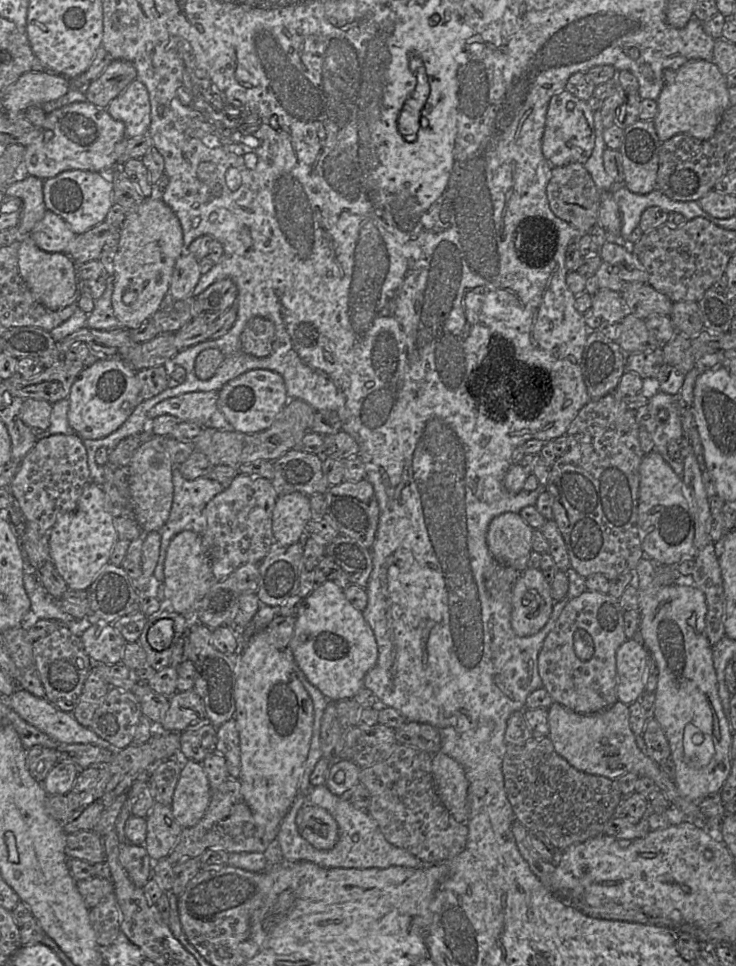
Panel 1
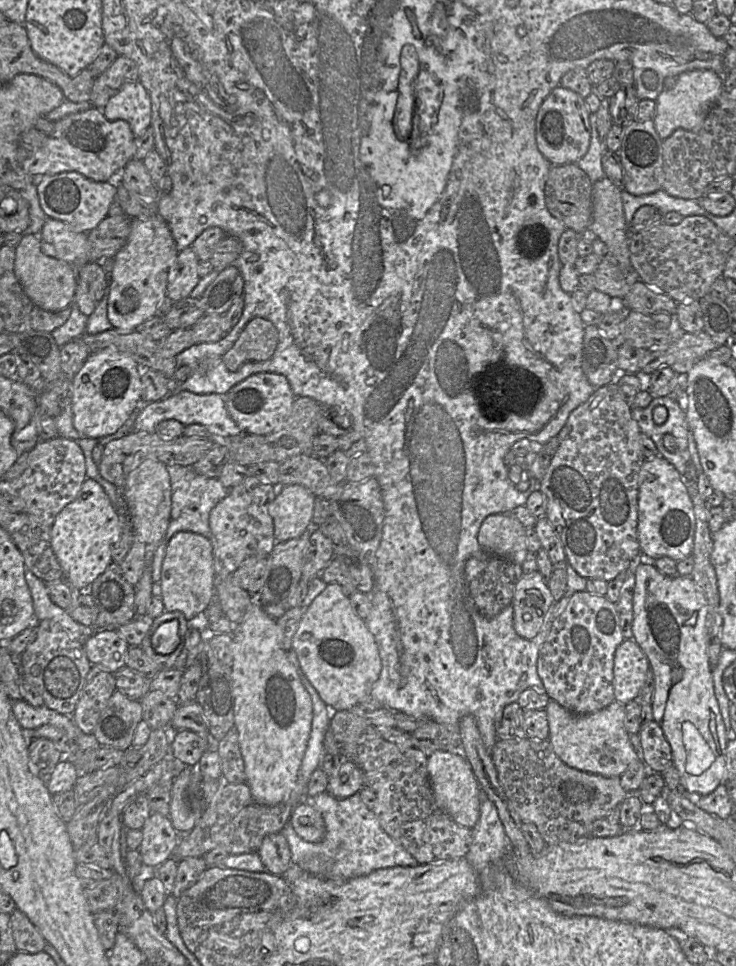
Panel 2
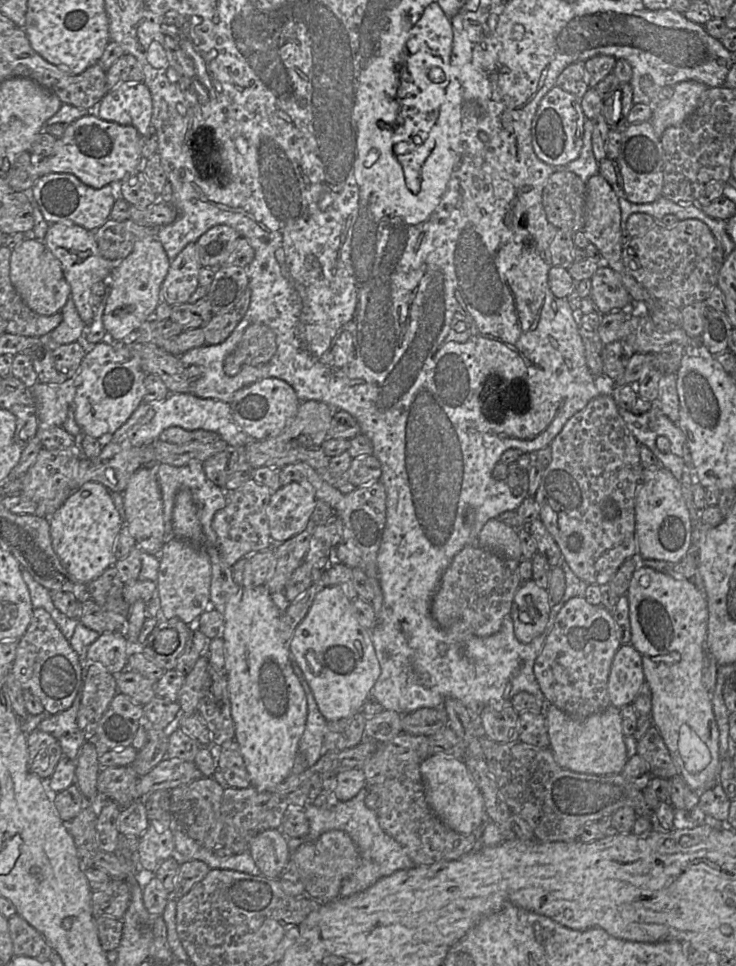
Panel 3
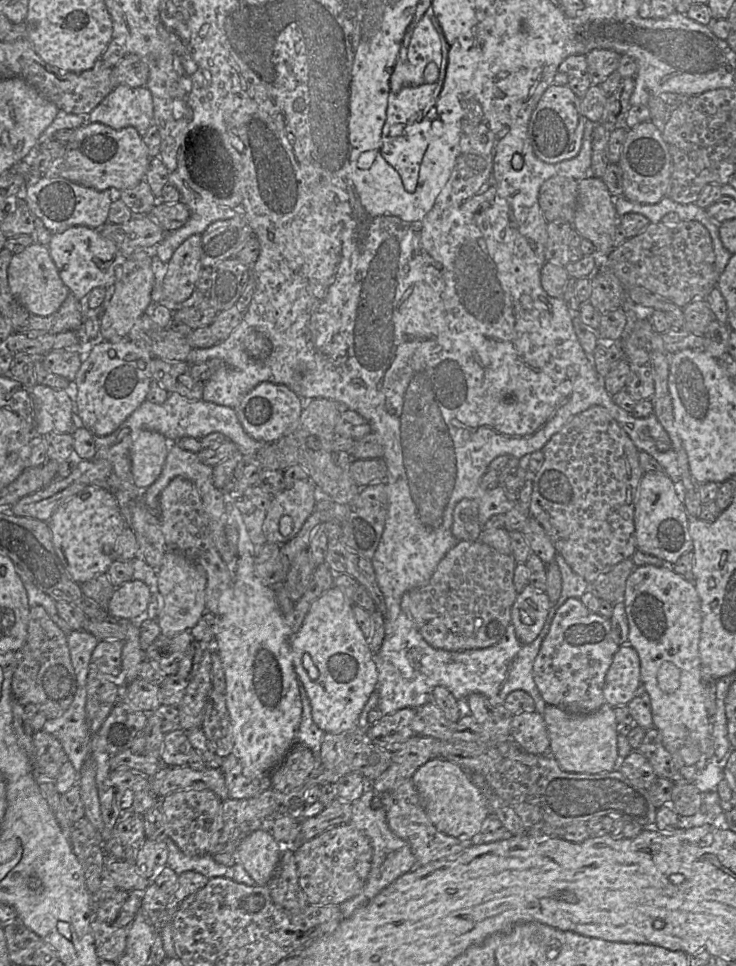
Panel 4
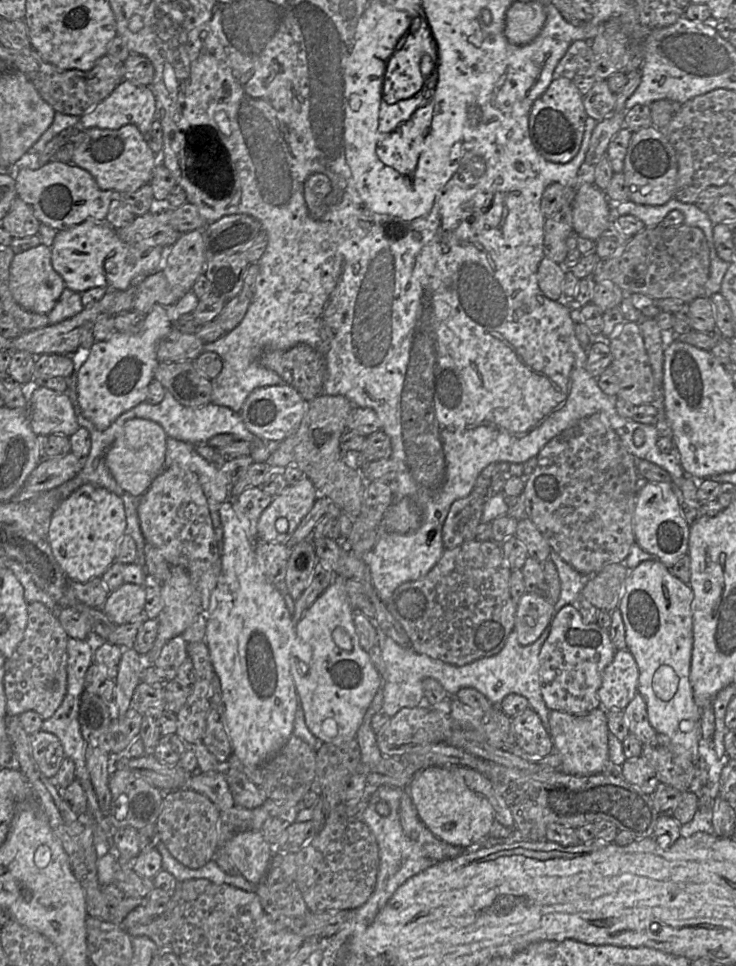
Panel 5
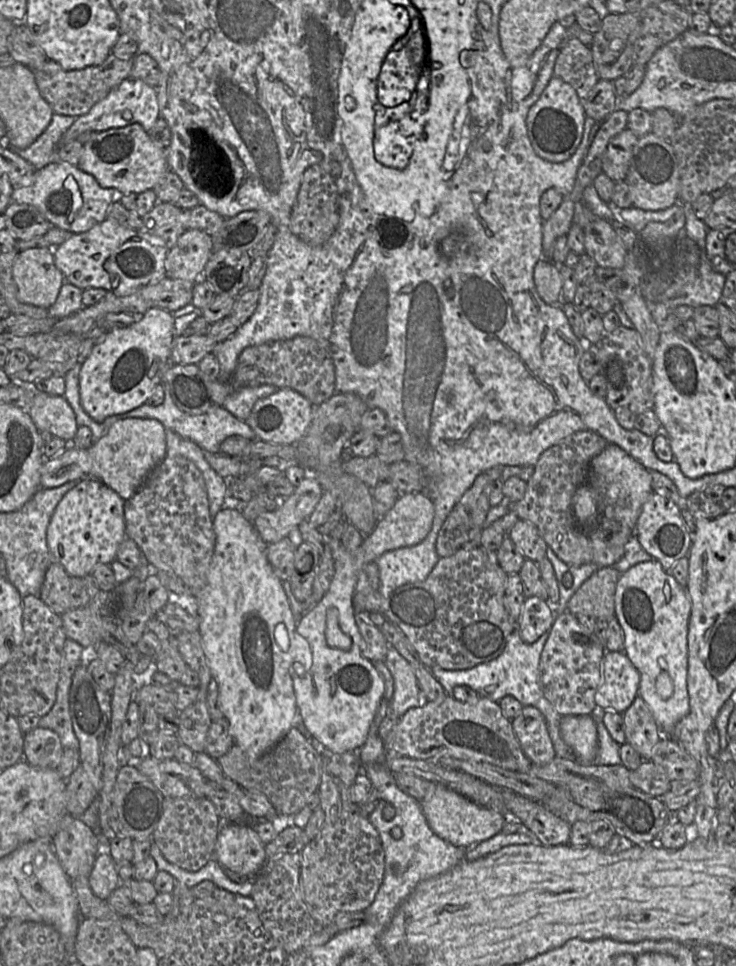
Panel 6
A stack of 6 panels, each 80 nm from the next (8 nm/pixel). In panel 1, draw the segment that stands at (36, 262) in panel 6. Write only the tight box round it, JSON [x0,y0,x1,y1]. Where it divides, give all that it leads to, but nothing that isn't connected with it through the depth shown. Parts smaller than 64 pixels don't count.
[18,235,79,311]

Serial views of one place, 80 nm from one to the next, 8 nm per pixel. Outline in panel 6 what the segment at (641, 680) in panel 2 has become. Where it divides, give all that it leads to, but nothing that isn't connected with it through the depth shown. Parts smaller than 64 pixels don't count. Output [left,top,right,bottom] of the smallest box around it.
[595,651,639,712]

